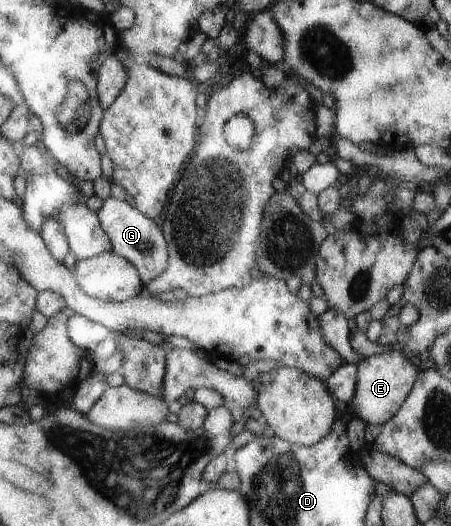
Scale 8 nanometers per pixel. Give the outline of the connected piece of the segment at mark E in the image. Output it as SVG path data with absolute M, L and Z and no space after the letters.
M385 348L382 353L362 357L356 363L356 390L346 406L355 418L367 424L384 424L396 414L400 404L410 394L416 374L426 367L428 364L420 364L412 358L408 359L396 348Z

